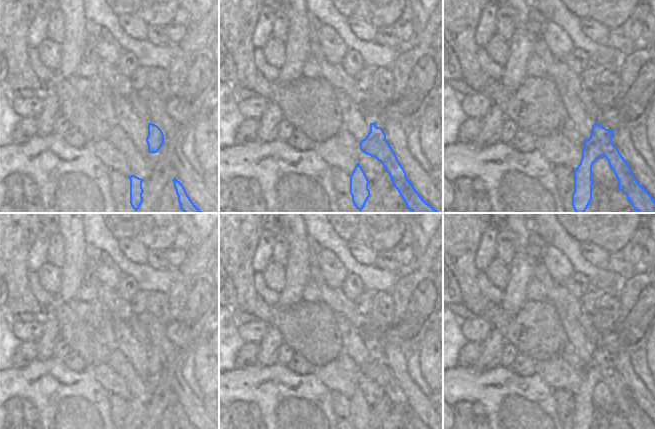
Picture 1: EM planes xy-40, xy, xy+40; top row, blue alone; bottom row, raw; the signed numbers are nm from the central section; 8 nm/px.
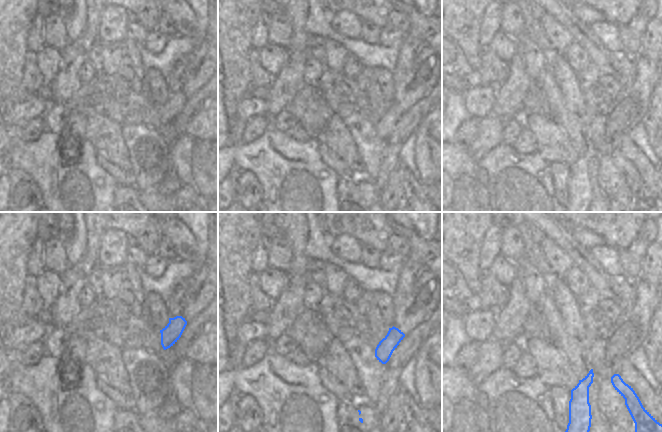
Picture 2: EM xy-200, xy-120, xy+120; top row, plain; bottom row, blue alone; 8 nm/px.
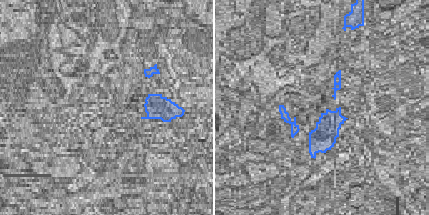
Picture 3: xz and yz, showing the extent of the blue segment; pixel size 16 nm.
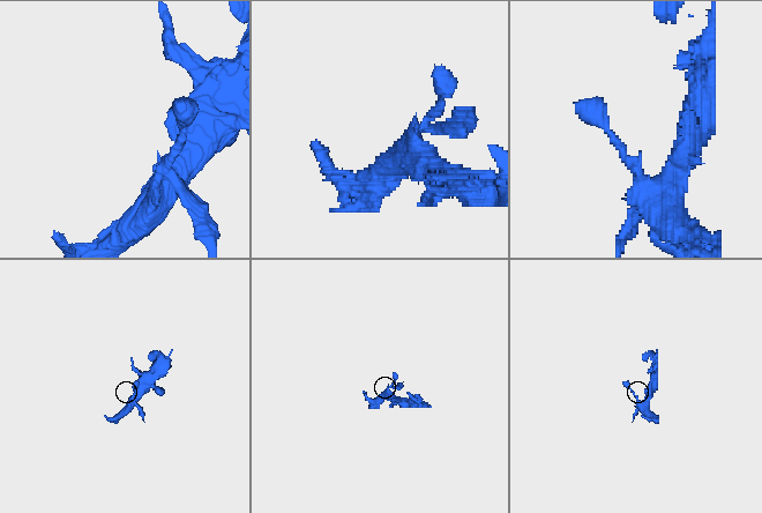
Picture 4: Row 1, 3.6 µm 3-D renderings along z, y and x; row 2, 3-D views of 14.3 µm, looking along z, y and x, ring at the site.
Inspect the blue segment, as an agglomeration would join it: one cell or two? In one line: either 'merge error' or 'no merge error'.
merge error

